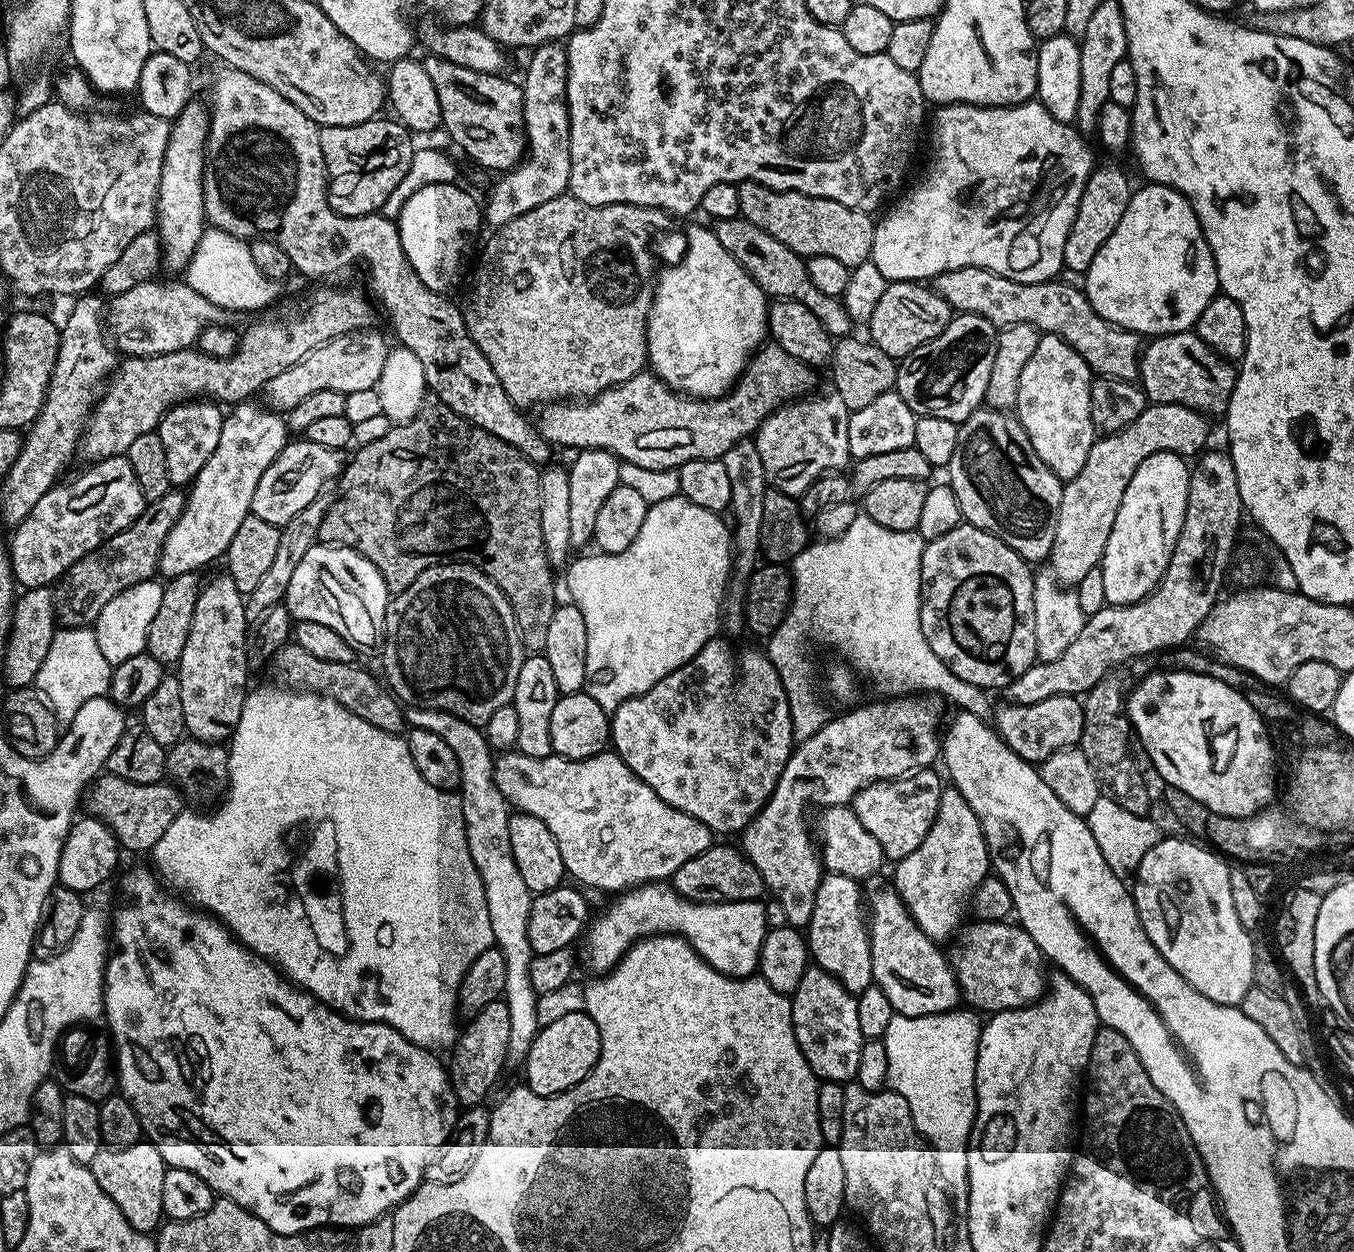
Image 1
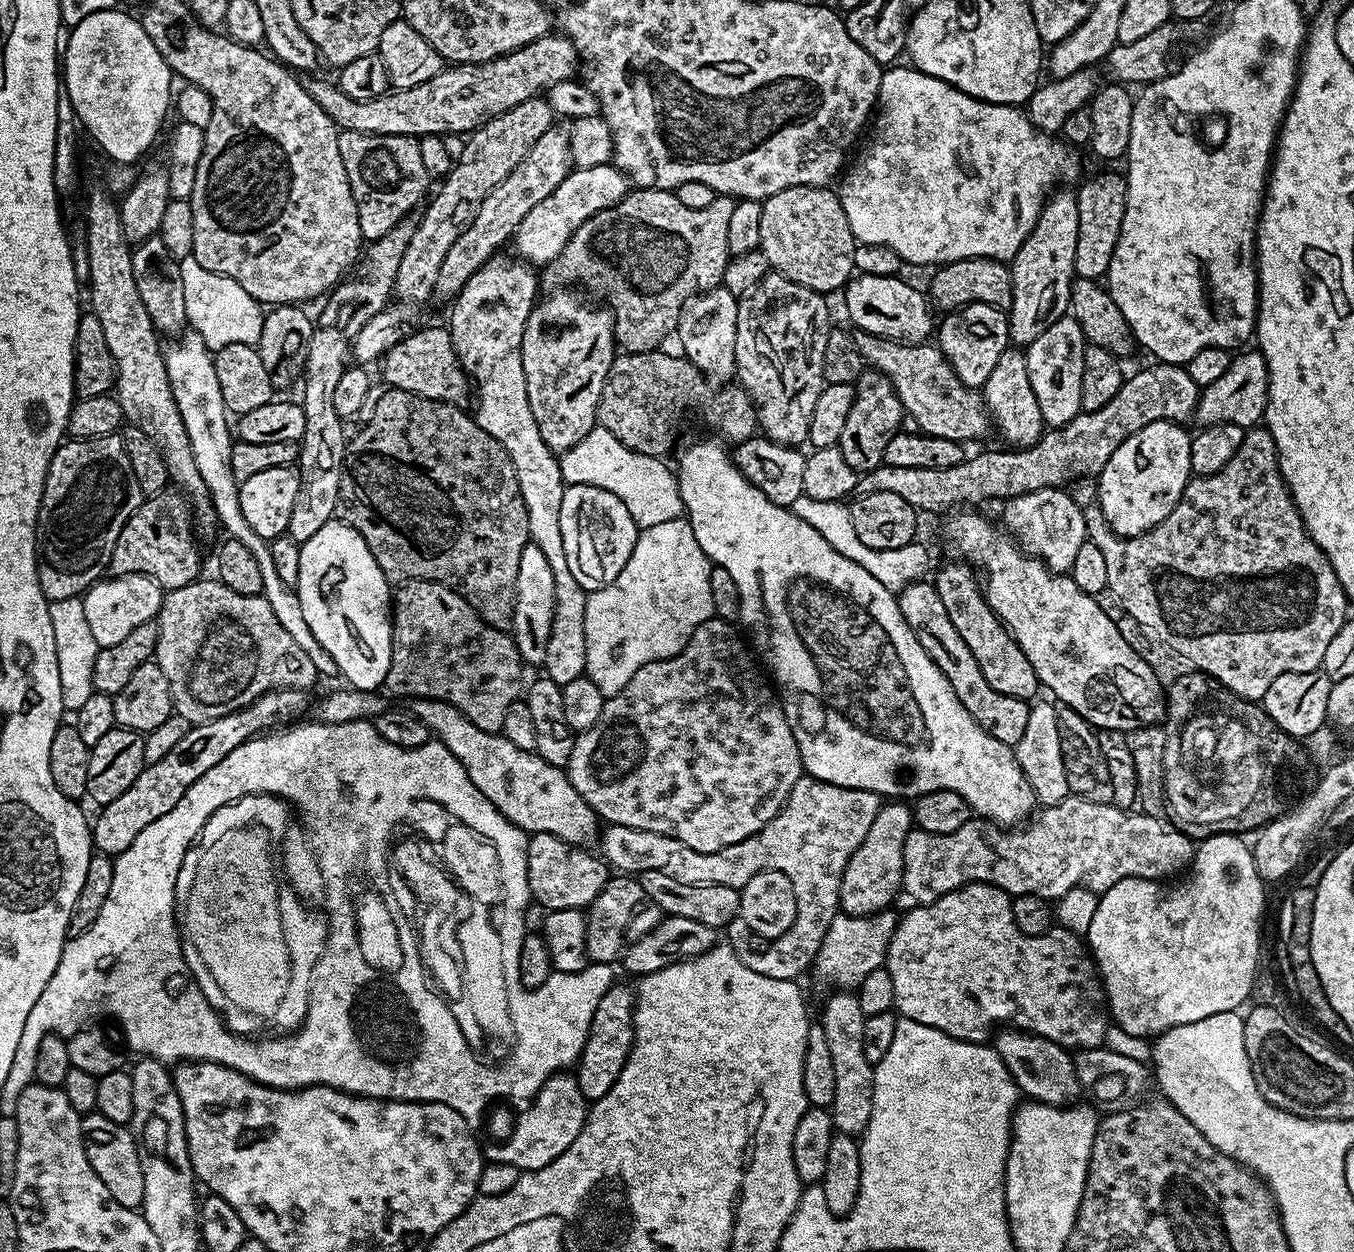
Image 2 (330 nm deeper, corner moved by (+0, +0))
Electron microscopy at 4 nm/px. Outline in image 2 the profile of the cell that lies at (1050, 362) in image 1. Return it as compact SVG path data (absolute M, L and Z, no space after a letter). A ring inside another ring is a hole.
M1071 315L1062 317L1046 334L1034 338L1034 342L1027 345L1026 355L1028 357L1028 373L1030 374L1030 386L1034 386L1034 398L1038 398L1038 410L1042 410L1042 418L1045 425L1052 428L1061 428L1066 422L1070 422L1082 411L1082 358L1086 341L1078 322Z

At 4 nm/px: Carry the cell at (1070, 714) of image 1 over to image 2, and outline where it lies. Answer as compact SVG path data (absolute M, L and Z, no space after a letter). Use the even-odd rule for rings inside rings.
M917 582L907 584L898 594L902 618L914 630L918 642L934 658L938 670L950 678L950 686L954 686L954 694L958 694L958 702L970 710L974 722L982 726L998 742L1015 746L1026 731L1026 722L1030 719L1029 701L1010 698L1006 694L998 694L990 682L982 674L978 662L974 662L974 654L970 654L970 646L962 642L962 634L954 630L954 622L950 622L950 614L946 614L946 606L942 606L942 598L938 598L938 590L935 583Z

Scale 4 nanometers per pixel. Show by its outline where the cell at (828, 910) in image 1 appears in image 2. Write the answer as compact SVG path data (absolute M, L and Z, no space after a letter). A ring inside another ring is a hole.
M884 802L880 805L880 813L874 818L866 838L862 838L862 846L854 850L850 862L846 862L846 870L840 883L839 911L846 916L873 916L875 912L883 912L896 895L901 895L904 883L904 847L909 832L913 831L914 821L912 809L904 802Z

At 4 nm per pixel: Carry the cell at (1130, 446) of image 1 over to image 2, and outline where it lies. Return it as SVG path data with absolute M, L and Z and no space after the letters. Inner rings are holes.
M1259 350L1241 351L1233 355L1230 370L1218 378L1210 386L1206 386L1200 394L1196 407L1195 419L1201 425L1233 424L1245 430L1257 427L1264 419L1266 402L1268 401L1268 367L1266 358Z

